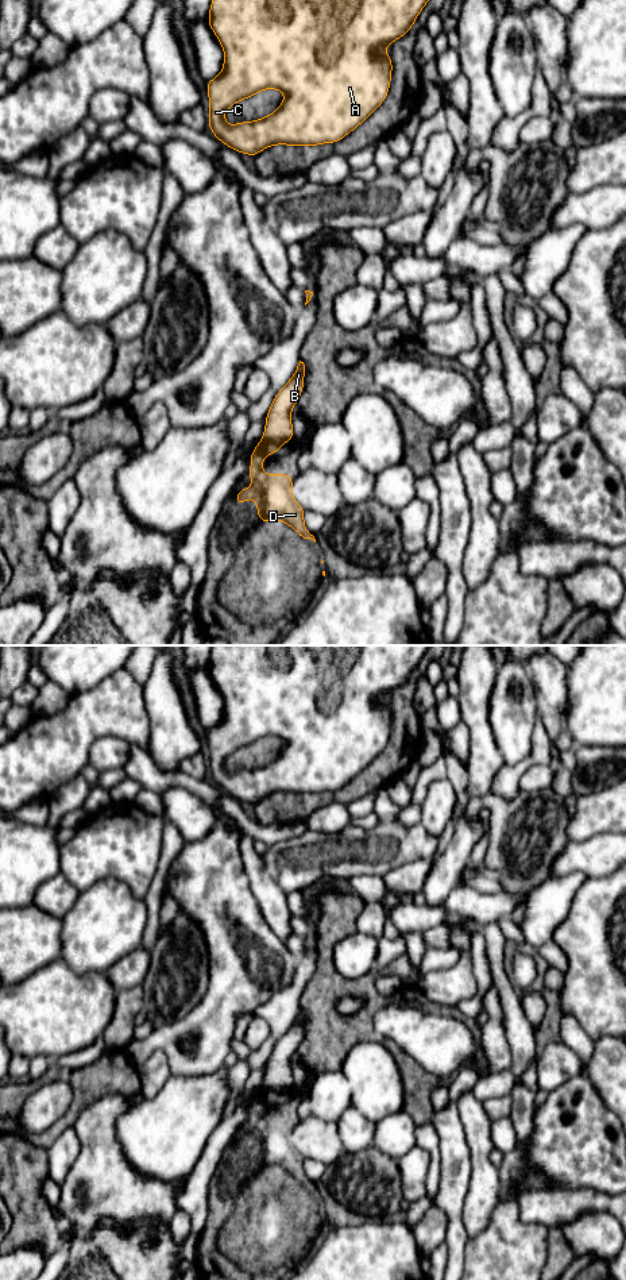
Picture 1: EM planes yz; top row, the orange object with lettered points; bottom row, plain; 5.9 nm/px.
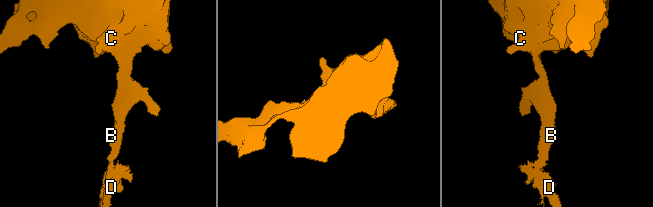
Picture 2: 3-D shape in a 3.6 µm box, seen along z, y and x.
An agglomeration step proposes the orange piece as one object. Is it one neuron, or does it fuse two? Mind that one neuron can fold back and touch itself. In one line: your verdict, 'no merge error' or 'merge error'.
merge error

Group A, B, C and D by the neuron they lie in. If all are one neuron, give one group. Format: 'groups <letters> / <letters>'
groups A B C / D

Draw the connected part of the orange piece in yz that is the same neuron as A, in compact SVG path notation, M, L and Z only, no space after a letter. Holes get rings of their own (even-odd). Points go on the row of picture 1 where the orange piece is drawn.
M212 0L206 22L224 49L224 65L216 78L206 81L209 97L209 119L206 123L210 132L223 144L233 149L239 154L248 154L254 158L264 149L278 144L321 146L324 143L337 143L370 117L386 100L391 84L393 59L385 53L385 49L411 30L428 1L429 0ZM264 89L277 89L285 95L285 100L271 115L263 116L259 120L239 122L233 126L229 126L224 120L224 112L228 108Z

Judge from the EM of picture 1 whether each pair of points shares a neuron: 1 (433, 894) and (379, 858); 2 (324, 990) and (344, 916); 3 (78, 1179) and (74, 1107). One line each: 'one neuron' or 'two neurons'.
1: two neurons
2: one neuron
3: two neurons

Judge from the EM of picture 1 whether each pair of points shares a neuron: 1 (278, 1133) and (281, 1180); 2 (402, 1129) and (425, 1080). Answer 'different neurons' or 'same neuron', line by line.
1: same neuron
2: different neurons

